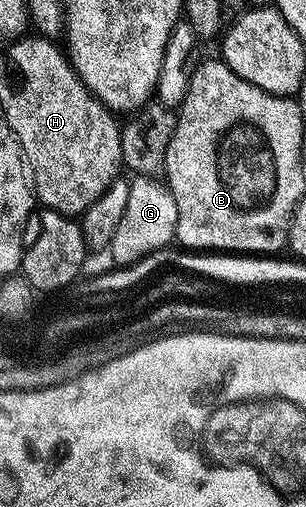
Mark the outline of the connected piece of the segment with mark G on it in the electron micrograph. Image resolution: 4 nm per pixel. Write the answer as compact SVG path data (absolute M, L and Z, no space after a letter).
M132 176L130 178L129 200L125 206L125 215L113 234L109 254L116 266L137 264L151 252L168 248L175 241L177 227L177 203L171 190L158 176Z

